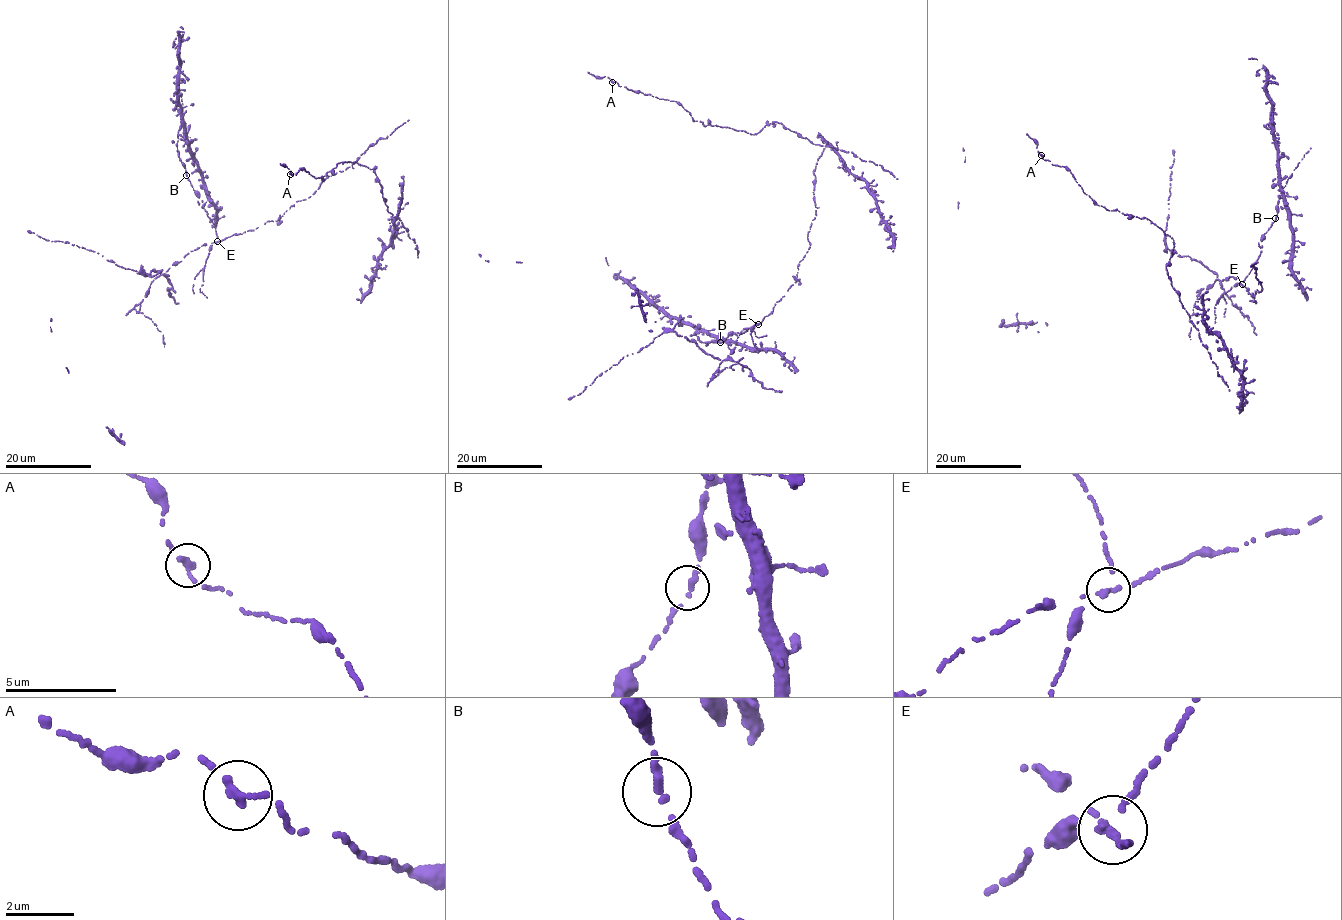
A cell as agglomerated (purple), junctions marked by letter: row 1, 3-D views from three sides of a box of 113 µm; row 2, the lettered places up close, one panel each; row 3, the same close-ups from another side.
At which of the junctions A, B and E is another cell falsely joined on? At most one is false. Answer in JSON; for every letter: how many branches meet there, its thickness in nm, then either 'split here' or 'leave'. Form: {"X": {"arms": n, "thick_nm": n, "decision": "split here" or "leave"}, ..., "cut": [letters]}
{"A": {"arms": 2, "thick_nm": 220, "decision": "leave"}, "B": {"arms": 2, "thick_nm": 220, "decision": "leave"}, "E": {"arms": 2, "thick_nm": 220, "decision": "split here"}, "cut": ["E"]}

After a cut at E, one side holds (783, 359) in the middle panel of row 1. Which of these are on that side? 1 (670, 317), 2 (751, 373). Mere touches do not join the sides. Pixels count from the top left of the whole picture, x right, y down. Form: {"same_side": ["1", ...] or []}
{"same_side": ["1"]}

